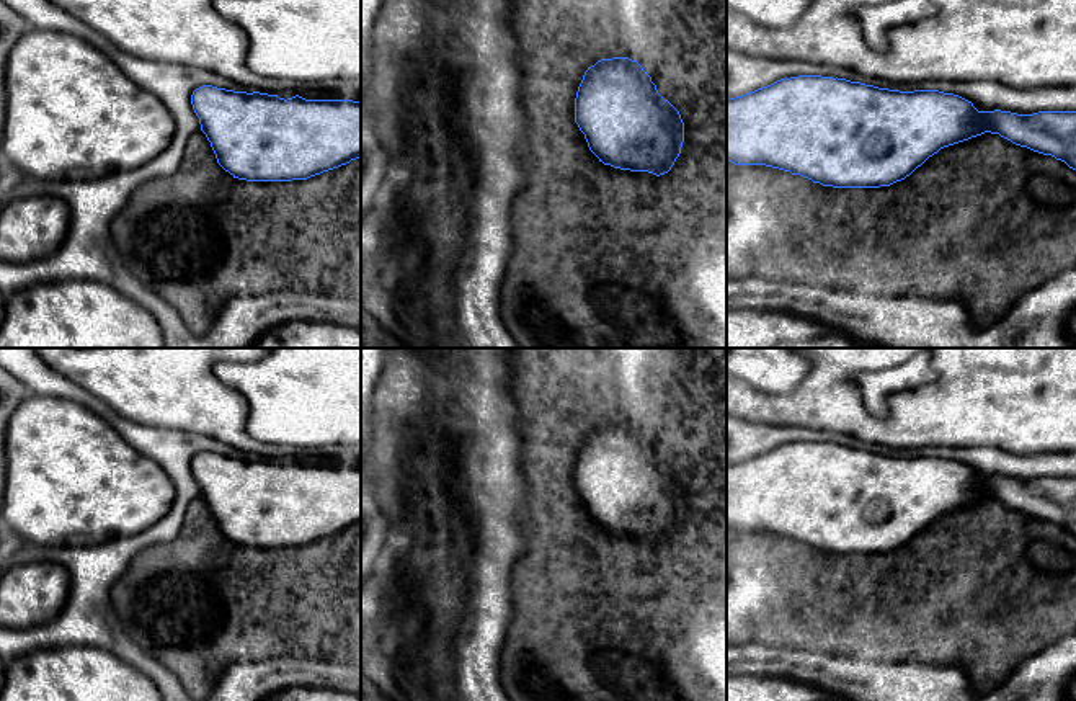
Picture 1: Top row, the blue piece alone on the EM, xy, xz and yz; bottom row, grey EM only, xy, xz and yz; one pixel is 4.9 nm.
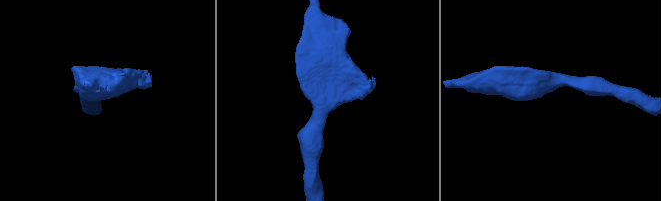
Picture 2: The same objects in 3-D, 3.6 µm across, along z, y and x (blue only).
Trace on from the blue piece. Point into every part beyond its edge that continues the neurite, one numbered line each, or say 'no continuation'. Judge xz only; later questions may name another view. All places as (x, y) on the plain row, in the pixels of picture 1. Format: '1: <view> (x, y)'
no continuation

